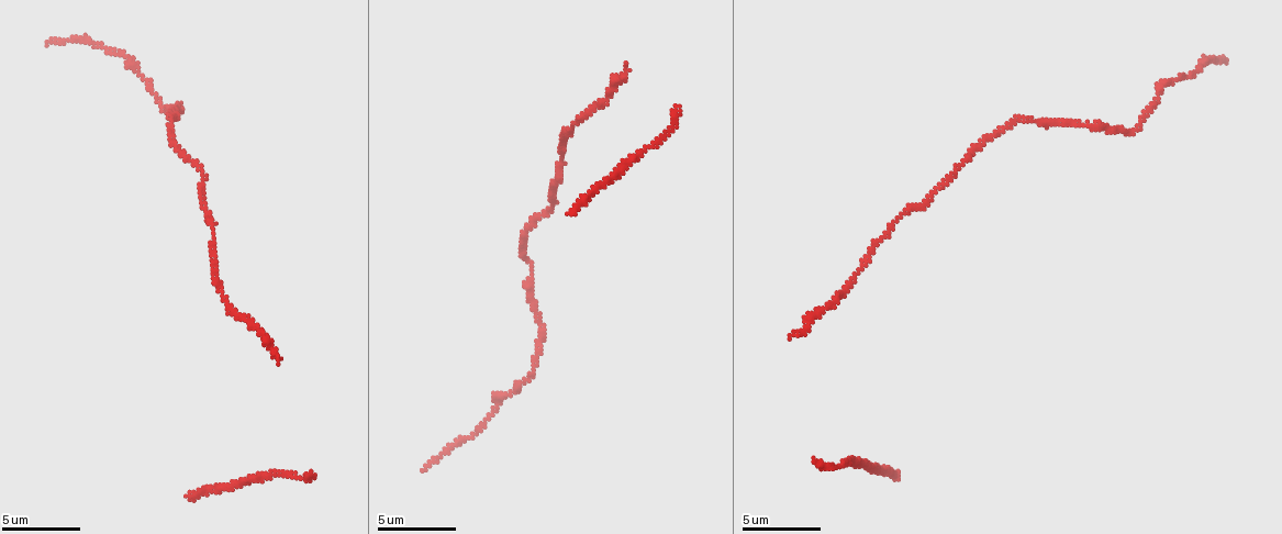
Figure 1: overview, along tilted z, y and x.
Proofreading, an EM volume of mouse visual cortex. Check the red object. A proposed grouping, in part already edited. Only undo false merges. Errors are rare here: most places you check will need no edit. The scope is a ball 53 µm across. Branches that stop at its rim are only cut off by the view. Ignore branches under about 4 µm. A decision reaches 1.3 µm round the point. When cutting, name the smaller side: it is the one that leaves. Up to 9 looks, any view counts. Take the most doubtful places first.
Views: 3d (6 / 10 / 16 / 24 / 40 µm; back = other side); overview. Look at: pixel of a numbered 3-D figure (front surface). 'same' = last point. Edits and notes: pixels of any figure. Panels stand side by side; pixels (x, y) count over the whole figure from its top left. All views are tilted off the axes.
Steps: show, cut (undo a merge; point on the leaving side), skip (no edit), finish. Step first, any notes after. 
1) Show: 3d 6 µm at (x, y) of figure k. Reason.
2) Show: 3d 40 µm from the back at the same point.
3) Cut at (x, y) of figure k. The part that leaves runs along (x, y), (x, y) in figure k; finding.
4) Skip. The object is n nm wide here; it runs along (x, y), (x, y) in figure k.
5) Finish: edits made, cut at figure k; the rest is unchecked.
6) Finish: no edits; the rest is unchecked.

Show: 3d 16 µm at (532, 269) of figure 1. Calibre changes.

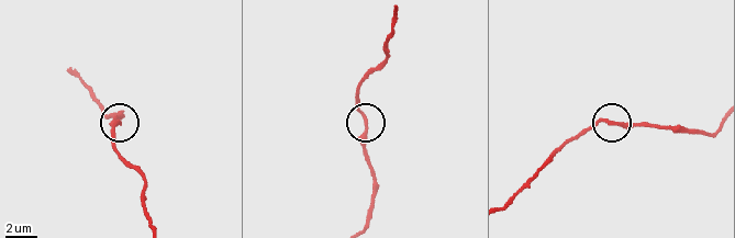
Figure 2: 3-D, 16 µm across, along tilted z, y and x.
Skip. The object is 240 nm wide here; it runs along (509, 203), (544, 166), (585, 133), (604, 123), (650, 123) in figure 2; all the same neuron.

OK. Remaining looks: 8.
Show: 3d 16 µm at (1172, 81) of figure 1. Sudden change in width.

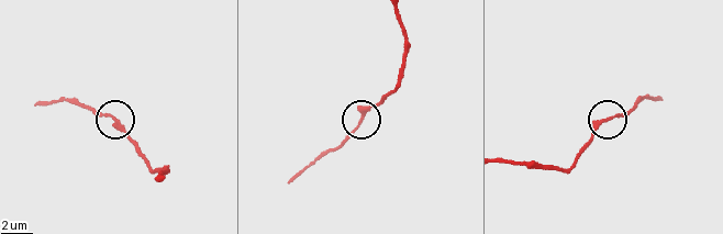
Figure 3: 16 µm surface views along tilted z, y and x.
Skip. It runs along (397, 18), (406, 53), (397, 85), (367, 109), (335, 148) in figure 3; all the same neuron.

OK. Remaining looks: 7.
Show: 3d 10 µm at (536, 361) of figure 1. Sudden change in width.

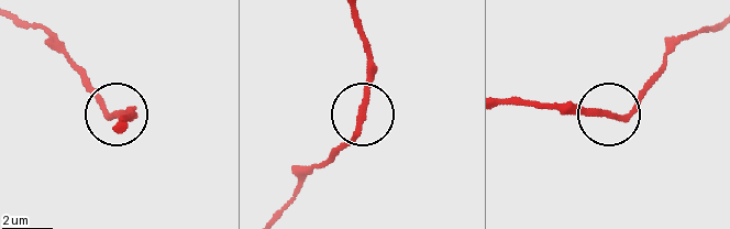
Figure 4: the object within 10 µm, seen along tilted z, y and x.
Show: 3d 6 µm at (113, 113) of figure 4.

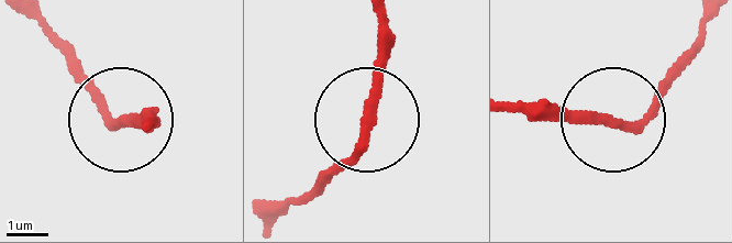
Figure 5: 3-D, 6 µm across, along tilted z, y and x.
Skip. It runs along (378, 18), (381, 58), (359, 145), (296, 201) in figure 5; all the same neuron.

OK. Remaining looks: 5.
Show: 3d 10 µm at (214, 232) of figure 1.

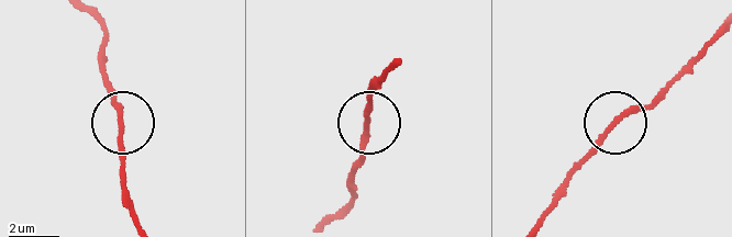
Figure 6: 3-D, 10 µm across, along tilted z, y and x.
Skip. The side arm is 31 µm long; it runs along (619, 122), (654, 104), (683, 74) in figure 6; continuous, no second neuron.

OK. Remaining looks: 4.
Finish: no edits; the rest is unchecked.

